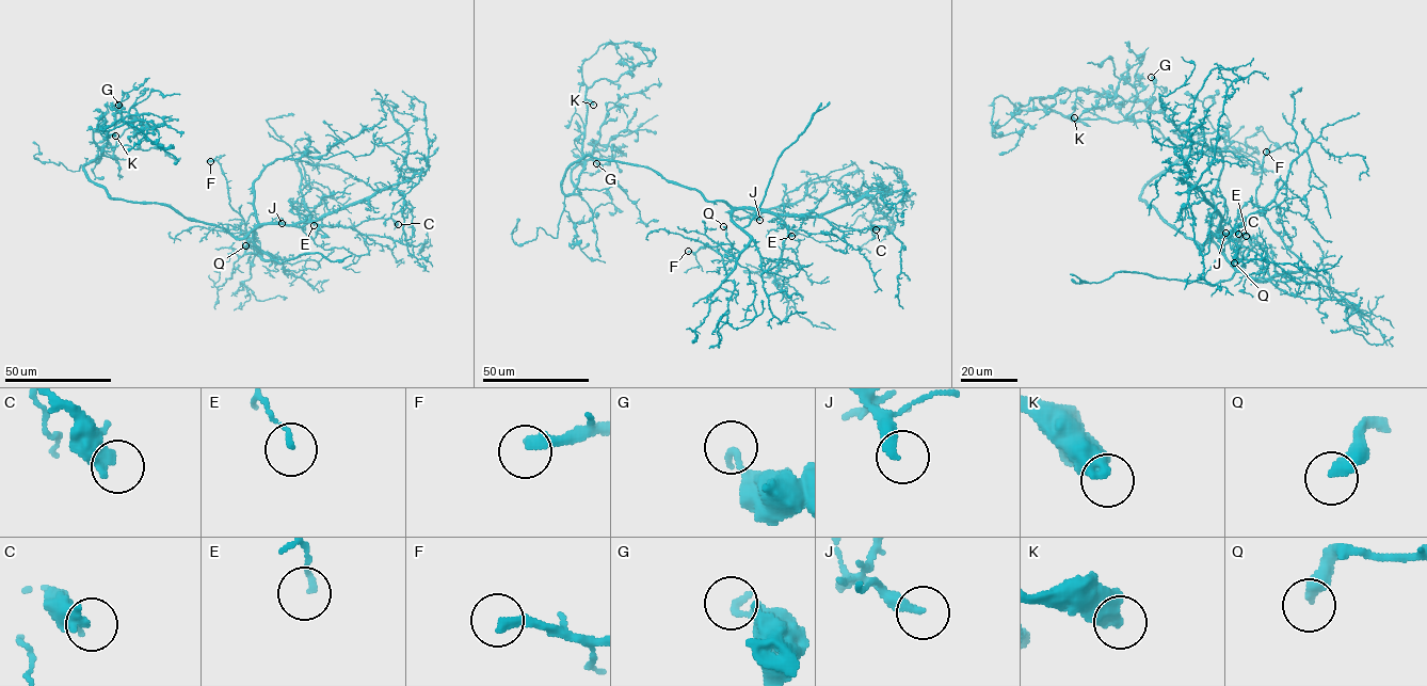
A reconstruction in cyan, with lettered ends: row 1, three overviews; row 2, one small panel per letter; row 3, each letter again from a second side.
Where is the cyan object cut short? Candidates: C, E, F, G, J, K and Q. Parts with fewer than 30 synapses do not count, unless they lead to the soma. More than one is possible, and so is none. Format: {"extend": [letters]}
{"extend": ["F", "J", "Q"]}

